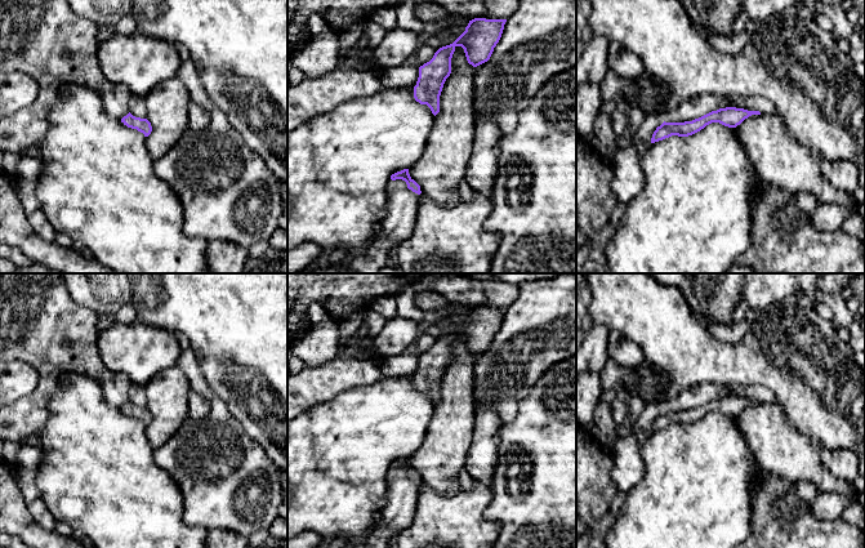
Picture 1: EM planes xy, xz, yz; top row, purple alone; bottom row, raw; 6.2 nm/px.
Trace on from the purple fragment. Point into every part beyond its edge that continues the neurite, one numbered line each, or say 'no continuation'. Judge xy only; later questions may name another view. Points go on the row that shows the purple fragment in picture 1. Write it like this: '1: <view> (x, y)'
no continuation

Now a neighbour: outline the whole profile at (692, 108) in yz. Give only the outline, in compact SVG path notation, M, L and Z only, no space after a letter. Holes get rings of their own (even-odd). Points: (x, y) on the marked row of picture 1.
M704 93L695 98L682 102L677 110L674 110L664 119L664 121L665 122L692 121L712 111L717 111L719 108L726 107L744 108L748 111L759 111L761 113L766 115L775 113L775 107L772 102L759 95L728 98Z

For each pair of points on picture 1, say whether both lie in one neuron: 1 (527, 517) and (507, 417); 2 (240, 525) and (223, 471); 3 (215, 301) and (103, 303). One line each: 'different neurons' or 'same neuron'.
1: different neurons
2: same neuron
3: different neurons

